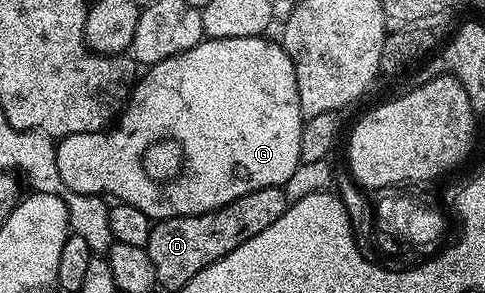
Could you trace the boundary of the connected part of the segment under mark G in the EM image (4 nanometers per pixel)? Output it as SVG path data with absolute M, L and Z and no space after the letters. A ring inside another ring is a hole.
M269 36L205 38L195 48L148 67L140 75L137 85L133 87L133 92L129 95L129 101L125 103L125 109L121 111L112 128L106 128L95 134L72 134L60 139L56 143L59 176L63 176L66 190L73 190L77 194L105 196L114 194L114 199L117 202L131 204L135 208L139 208L139 212L143 212L148 218L154 220L206 214L212 210L218 210L220 206L231 204L231 200L239 200L239 196L247 196L247 192L255 192L259 188L268 186L284 187L285 182L291 180L291 172L295 172L295 168L302 163L299 152L299 136L302 125L295 68L293 61L289 59L289 53L285 51L280 41L273 39L272 42Z

